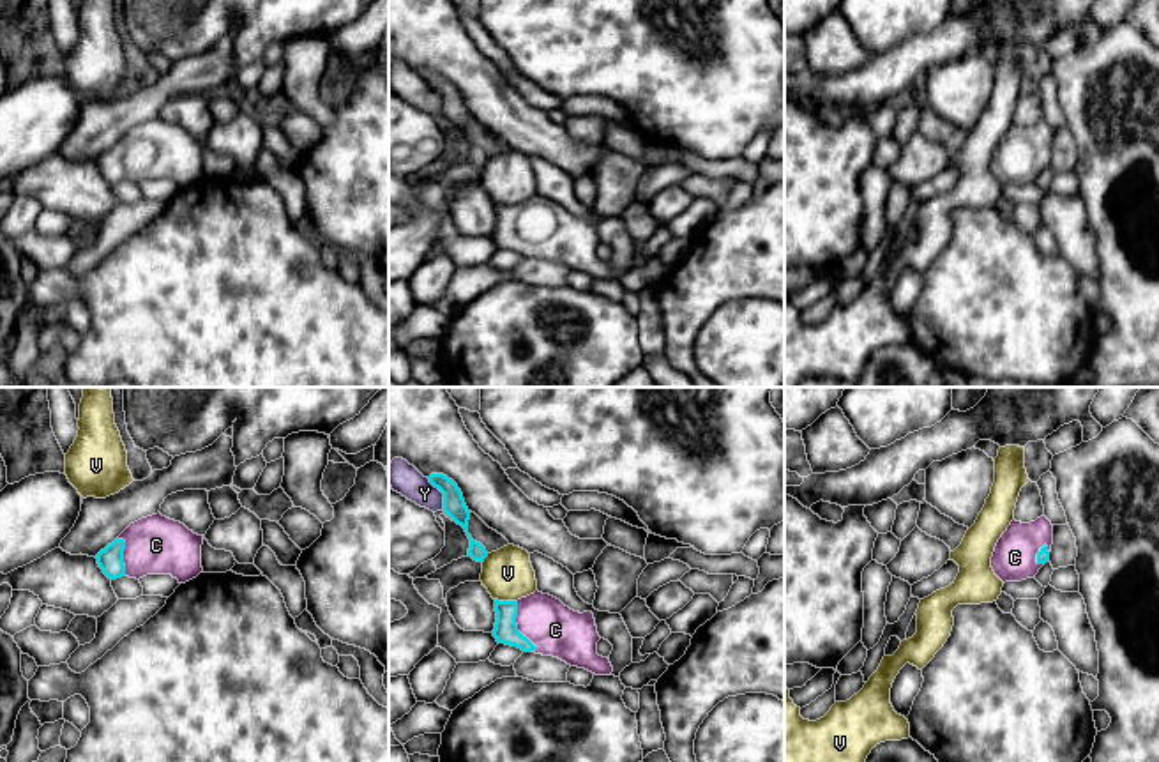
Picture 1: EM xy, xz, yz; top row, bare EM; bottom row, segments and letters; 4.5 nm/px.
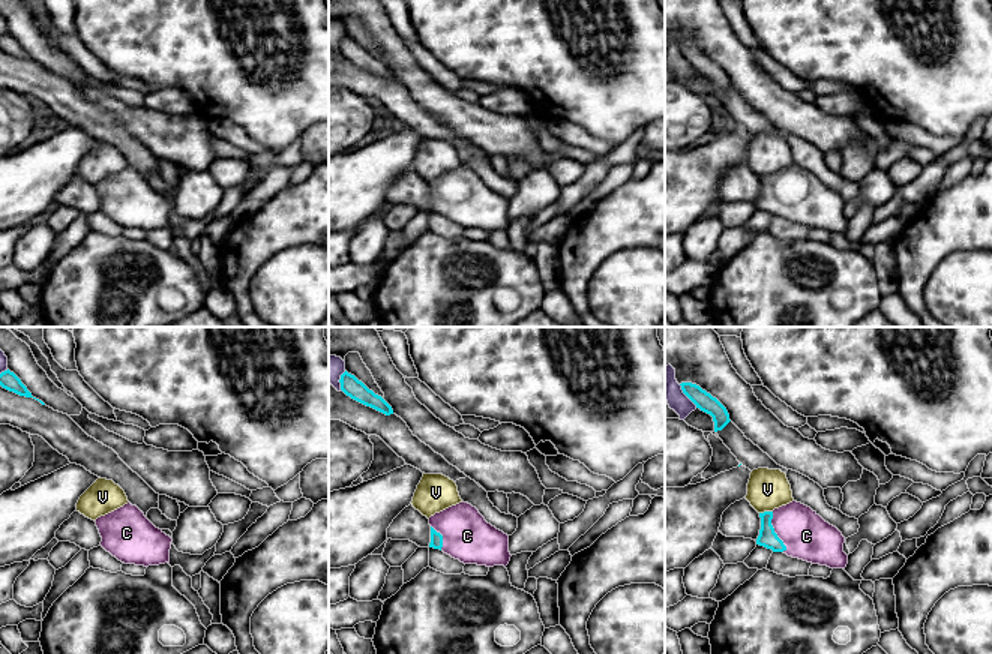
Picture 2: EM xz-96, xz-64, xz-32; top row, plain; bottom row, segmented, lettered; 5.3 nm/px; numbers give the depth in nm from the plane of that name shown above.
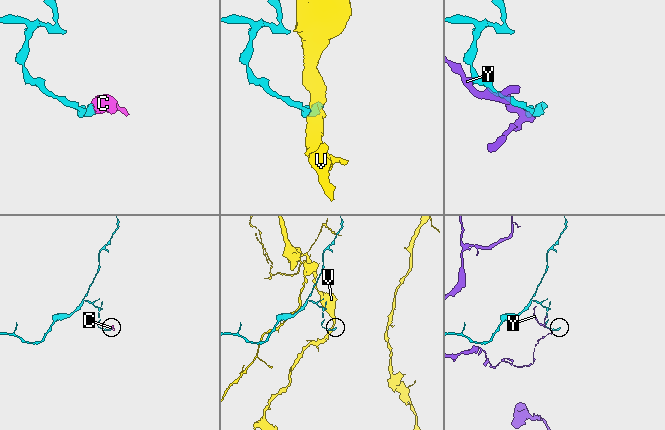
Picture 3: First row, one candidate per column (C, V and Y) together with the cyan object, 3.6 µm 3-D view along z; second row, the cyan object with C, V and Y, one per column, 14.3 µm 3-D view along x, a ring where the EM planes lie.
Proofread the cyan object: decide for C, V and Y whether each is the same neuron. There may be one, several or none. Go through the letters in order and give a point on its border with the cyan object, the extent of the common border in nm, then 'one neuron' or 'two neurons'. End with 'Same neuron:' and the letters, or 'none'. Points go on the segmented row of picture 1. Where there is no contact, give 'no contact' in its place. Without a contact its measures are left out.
C: xz (516, 626) | 240 nm | one neuron
V: xz (506, 601) | 110 nm | two neurons
Y: xz (442, 492) | 170 nm | two neurons
Same neuron: C

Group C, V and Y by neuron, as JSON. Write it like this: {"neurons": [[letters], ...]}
{"neurons": [["C"], ["V"], ["Y"]]}

